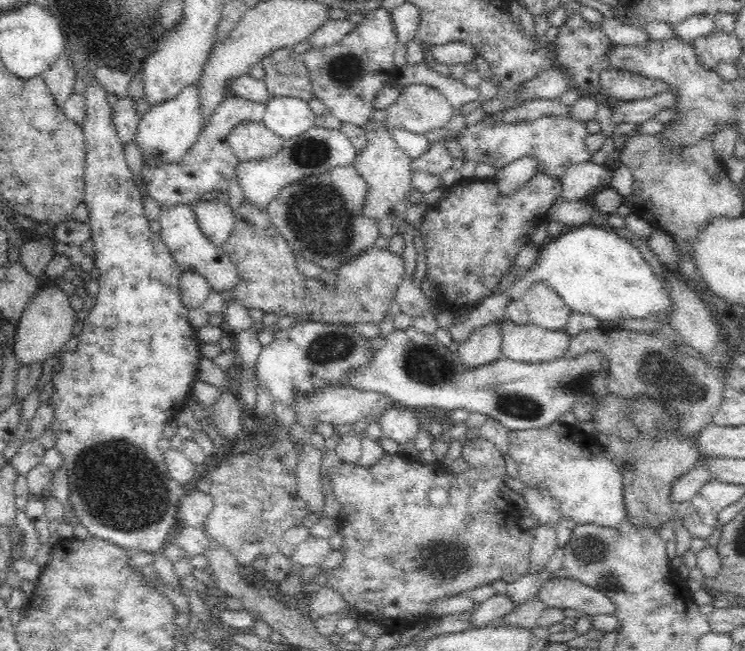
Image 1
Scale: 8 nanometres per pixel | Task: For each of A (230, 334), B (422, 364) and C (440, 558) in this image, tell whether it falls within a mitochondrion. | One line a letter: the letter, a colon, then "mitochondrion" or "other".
A: other
B: mitochondrion
C: mitochondrion

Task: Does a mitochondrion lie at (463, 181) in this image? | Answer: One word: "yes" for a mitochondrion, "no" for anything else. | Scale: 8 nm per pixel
no

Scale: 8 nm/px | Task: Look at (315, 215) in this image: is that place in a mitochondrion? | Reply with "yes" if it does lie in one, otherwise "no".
yes

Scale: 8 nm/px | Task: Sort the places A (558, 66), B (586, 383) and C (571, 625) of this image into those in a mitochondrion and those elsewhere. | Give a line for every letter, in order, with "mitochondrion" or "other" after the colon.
A: other
B: mitochondrion
C: other

